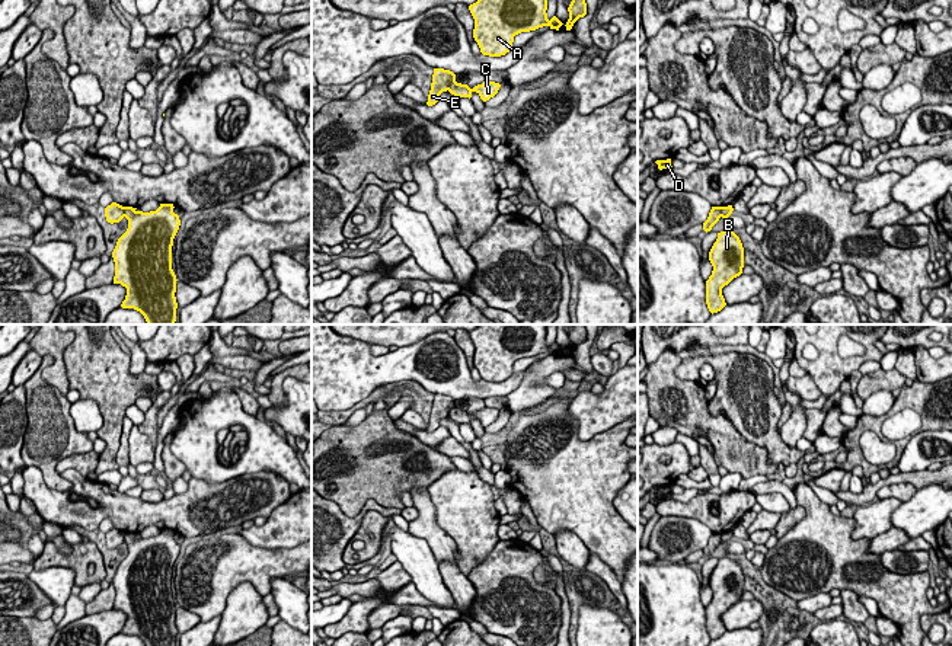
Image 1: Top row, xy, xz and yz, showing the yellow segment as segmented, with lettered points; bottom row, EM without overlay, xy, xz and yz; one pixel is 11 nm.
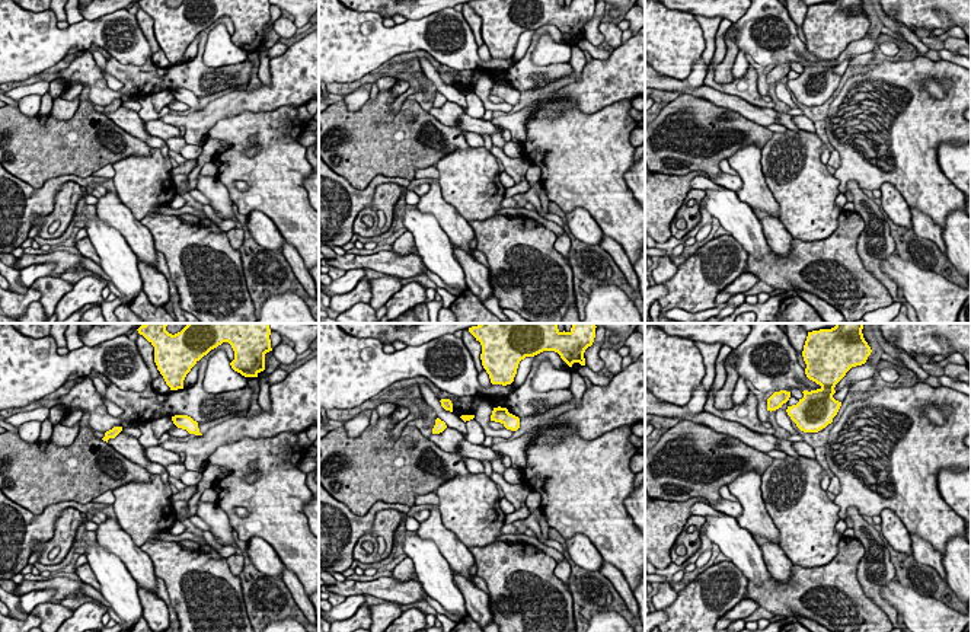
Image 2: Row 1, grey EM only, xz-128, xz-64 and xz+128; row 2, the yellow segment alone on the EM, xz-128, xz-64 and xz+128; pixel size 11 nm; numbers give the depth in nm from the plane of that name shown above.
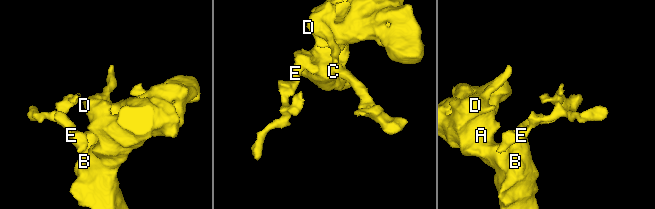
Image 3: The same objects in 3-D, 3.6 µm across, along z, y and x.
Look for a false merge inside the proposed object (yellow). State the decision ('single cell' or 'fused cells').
fused cells

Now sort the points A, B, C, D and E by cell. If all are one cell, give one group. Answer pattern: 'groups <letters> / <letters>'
groups A B C D / E

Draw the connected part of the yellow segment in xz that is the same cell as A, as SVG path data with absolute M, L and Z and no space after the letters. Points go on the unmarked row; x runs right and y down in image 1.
M479 324L469 336L475 345L473 364L489 383L509 378L521 358L543 352L559 356L563 351L556 342L547 345L547 324Z

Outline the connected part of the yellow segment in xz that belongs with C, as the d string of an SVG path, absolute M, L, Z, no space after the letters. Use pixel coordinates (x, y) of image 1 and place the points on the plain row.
M486 406L482 410L475 412L473 415L470 415L467 410L454 407L450 410L448 418L459 425L460 423L470 425L472 419L476 418L480 422L480 425L486 428L498 419L499 413L501 413L499 409Z

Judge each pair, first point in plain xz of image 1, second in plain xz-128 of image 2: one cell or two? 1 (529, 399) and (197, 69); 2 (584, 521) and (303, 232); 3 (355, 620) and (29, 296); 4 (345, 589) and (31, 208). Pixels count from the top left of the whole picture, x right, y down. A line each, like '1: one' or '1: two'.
1: one
2: one
3: one
4: two

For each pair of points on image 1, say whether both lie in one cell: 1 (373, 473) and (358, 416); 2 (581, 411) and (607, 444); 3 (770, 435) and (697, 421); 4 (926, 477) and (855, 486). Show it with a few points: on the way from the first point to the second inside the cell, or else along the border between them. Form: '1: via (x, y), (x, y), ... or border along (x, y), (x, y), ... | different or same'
1: border along (367, 416), (355, 425), (344, 425) | different
2: border along (569, 415), (578, 422), (581, 440), (622, 421) | different
3: border along (706, 405), (712, 415), (722, 415), (762, 445) | different
4: border along (863, 486), (859, 492), (849, 489) | different

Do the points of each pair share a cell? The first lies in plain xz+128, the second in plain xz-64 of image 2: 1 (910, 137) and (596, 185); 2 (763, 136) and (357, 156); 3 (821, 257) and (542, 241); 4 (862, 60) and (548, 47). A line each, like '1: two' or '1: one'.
1: one
2: one
3: one
4: two

